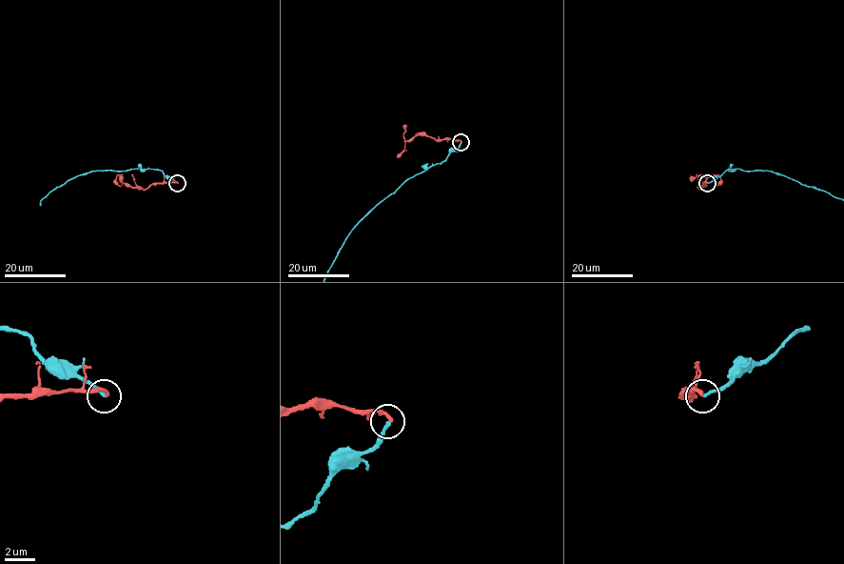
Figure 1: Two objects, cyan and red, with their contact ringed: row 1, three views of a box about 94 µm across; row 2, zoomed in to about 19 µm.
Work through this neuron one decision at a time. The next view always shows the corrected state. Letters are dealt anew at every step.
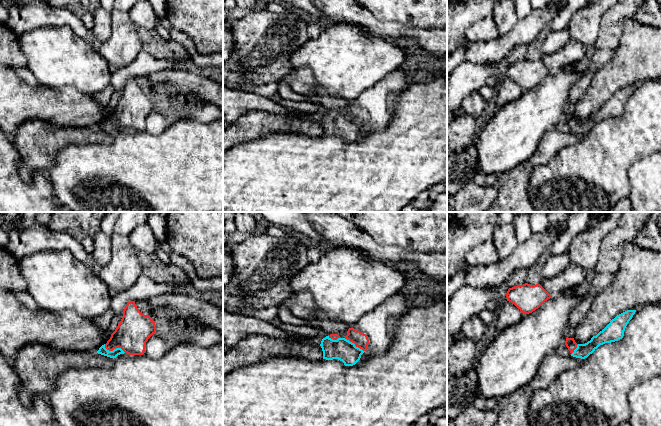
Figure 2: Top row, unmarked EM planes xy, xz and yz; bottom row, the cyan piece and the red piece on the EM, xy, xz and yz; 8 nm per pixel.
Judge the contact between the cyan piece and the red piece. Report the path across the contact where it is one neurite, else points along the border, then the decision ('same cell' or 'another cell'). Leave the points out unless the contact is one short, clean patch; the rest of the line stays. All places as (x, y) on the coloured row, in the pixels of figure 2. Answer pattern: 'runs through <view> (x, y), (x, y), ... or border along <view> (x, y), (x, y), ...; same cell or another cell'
runs through xy (102, 350), (114, 349), (134, 330); same cell

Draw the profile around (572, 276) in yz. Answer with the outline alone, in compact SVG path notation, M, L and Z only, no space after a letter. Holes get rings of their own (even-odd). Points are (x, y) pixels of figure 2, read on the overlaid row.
M570 262L568 267L559 275L552 278L542 278L540 285L551 295L555 297L560 293L568 291L585 280L586 273L575 262Z

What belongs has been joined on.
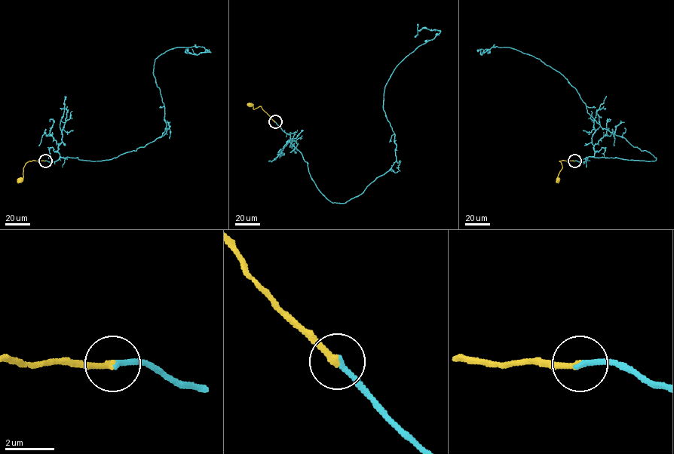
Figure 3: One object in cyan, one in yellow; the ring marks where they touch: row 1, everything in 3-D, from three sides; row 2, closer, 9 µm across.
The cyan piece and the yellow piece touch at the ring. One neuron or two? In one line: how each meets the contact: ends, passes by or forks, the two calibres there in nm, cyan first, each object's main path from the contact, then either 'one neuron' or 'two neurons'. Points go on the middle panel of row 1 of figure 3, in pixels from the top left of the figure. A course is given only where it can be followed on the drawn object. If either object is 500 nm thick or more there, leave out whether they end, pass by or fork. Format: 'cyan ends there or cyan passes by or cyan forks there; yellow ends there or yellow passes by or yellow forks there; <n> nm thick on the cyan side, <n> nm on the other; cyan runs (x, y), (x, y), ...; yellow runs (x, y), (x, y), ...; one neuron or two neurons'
cyan ends there; yellow ends there; 220 nm thick on the cyan side, 280 nm on the other; cyan runs (275, 121), (327, 199), (345, 203), (360, 194), (396, 161), (383, 108), (386, 83), (440, 31), (418, 35); yellow runs (274, 121), (261, 107), (253, 108), (253, 105), (249, 105); one neuron

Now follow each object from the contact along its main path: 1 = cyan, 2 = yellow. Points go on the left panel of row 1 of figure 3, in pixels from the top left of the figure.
1: (45, 161), (109, 160), (163, 135), (154, 59), (176, 47), (210, 52), (188, 53)
2: (44, 161), (29, 161), (26, 164), (23, 176), (19, 179)

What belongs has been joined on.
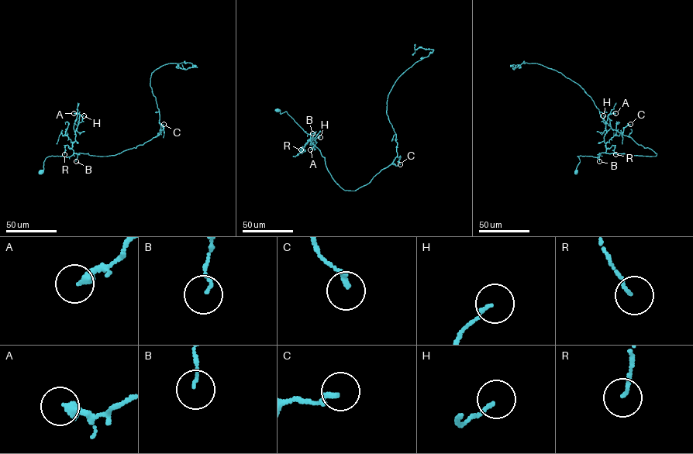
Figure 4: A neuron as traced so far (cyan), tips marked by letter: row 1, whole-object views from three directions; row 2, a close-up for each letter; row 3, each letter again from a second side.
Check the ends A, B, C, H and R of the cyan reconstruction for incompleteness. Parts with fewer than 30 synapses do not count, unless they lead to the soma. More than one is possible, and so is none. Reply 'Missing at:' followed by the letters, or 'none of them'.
Missing at: none of them

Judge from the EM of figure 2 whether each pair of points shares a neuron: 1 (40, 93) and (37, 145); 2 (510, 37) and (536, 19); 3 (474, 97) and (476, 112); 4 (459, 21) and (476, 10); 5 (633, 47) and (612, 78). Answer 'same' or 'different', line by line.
1: different
2: same
3: same
4: same
5: same

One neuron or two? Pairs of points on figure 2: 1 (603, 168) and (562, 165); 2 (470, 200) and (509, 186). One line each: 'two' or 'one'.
1: one
2: two

